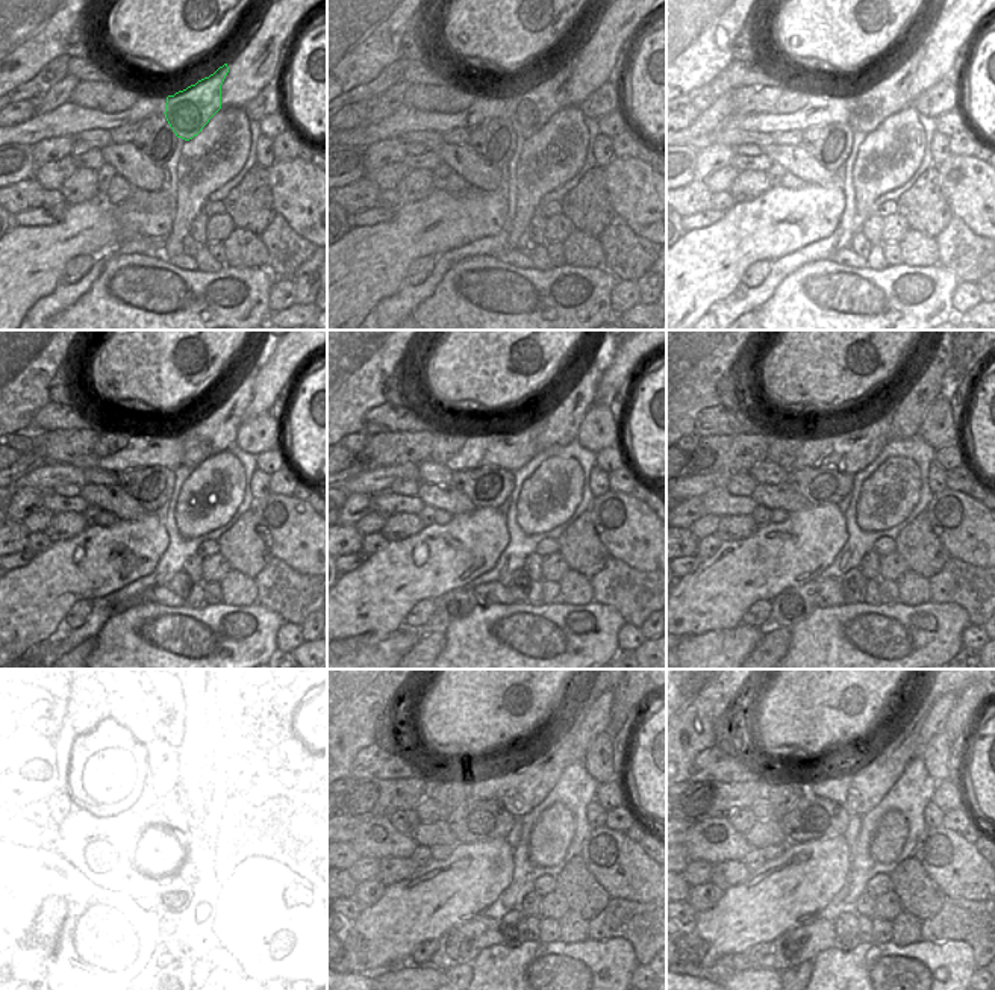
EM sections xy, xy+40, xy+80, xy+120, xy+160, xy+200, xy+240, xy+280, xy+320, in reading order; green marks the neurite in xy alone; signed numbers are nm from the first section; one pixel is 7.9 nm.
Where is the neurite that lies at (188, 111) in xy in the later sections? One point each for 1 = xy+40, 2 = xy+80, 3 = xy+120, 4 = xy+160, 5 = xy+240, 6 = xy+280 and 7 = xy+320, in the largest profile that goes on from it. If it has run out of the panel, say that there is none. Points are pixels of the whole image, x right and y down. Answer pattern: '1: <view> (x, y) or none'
1: xy+40 (527, 111)
2: xy+80 (889, 94)
3: xy+120 (217, 430)
4: xy+160 (564, 418)
5: xy+240 (243, 733)
6: xy+280 (595, 721)
7: xy+320 (936, 718)

